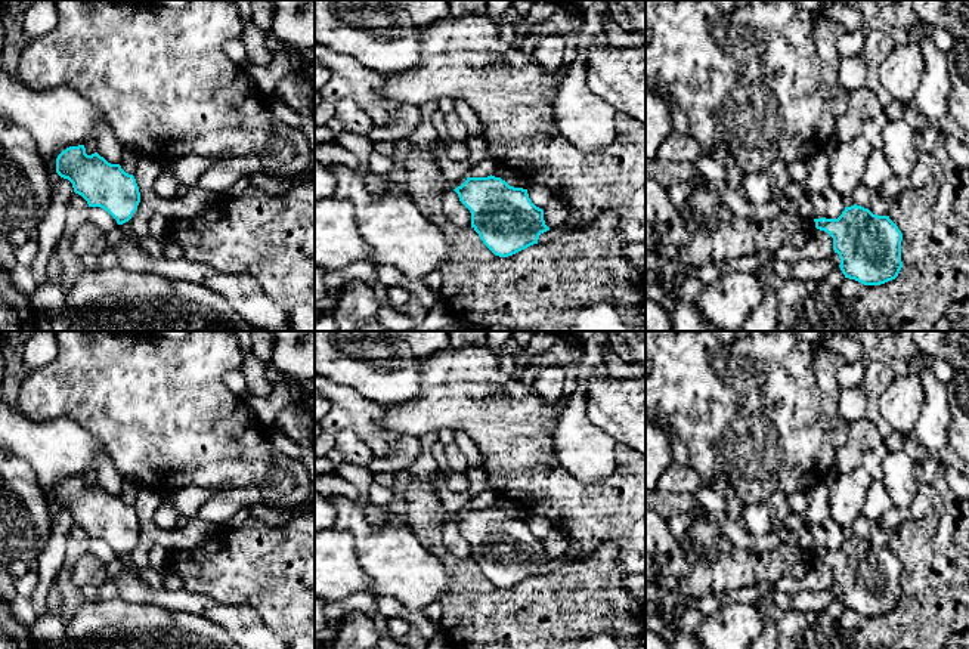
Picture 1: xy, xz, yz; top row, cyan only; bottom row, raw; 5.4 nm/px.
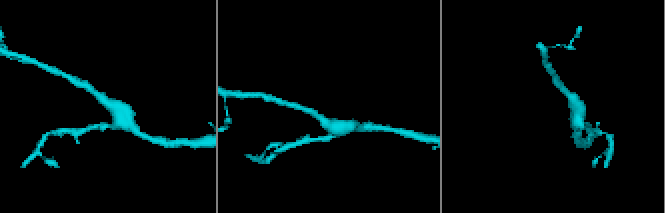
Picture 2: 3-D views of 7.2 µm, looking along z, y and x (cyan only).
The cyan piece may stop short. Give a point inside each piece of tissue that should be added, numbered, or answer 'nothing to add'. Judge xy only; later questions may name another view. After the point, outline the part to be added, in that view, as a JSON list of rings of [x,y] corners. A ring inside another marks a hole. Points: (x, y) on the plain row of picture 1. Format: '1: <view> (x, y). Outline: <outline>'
nothing to add

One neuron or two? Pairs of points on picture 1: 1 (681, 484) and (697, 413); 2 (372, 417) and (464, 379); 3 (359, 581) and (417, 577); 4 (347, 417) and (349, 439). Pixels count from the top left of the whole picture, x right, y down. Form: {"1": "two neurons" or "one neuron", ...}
{"1": "two neurons", "2": "two neurons", "3": "two neurons", "4": "two neurons"}

